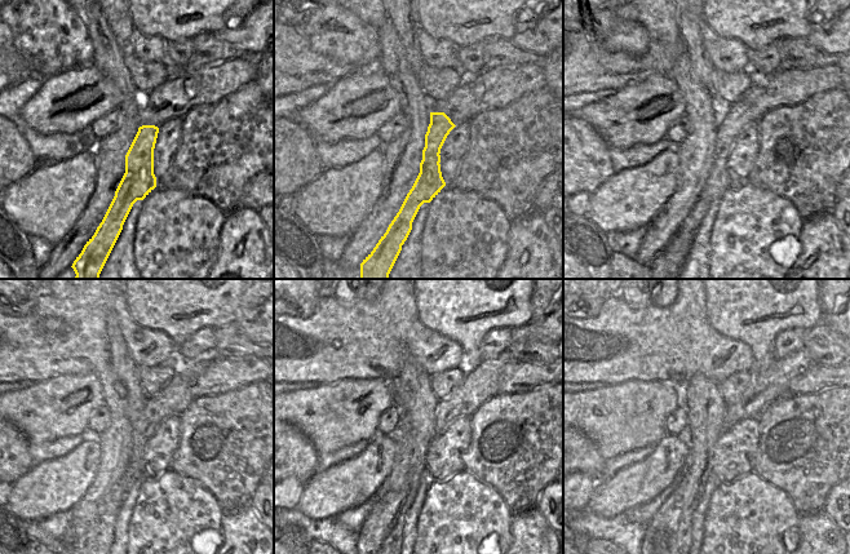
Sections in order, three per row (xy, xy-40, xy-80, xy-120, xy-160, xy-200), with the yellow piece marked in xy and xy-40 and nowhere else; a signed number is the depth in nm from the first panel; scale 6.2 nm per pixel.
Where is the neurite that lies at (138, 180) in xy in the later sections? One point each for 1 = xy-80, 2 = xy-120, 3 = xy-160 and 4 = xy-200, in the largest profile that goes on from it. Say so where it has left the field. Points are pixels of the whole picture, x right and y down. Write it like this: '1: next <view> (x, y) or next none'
1: next xy-80 (734, 119)
2: next xy-120 (176, 397)
3: next xy-160 (481, 380)
4: next xy-200 (766, 386)

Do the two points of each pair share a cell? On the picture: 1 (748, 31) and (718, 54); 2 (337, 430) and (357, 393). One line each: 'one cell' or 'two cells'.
1: two cells
2: one cell

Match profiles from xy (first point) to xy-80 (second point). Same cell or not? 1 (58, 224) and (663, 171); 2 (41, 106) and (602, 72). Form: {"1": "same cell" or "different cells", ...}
{"1": "same cell", "2": "different cells"}

